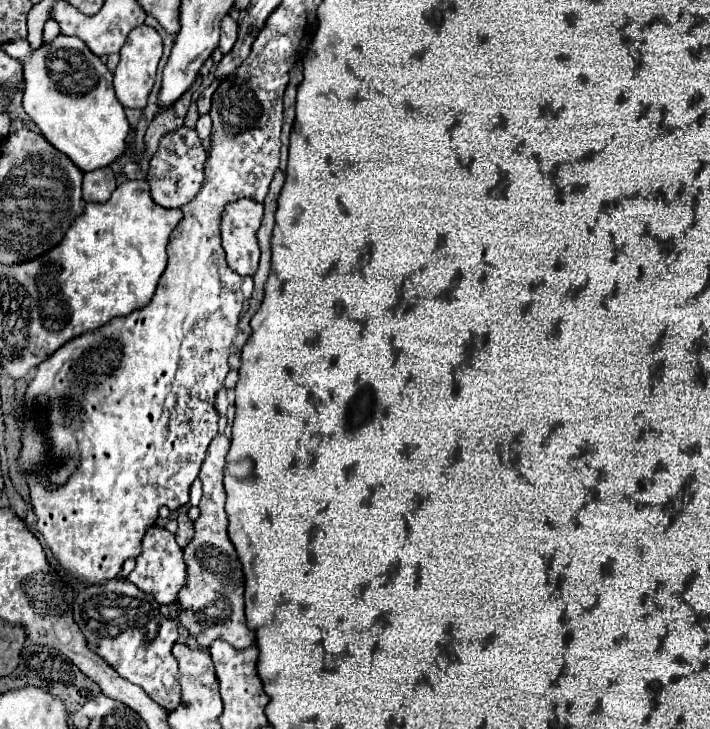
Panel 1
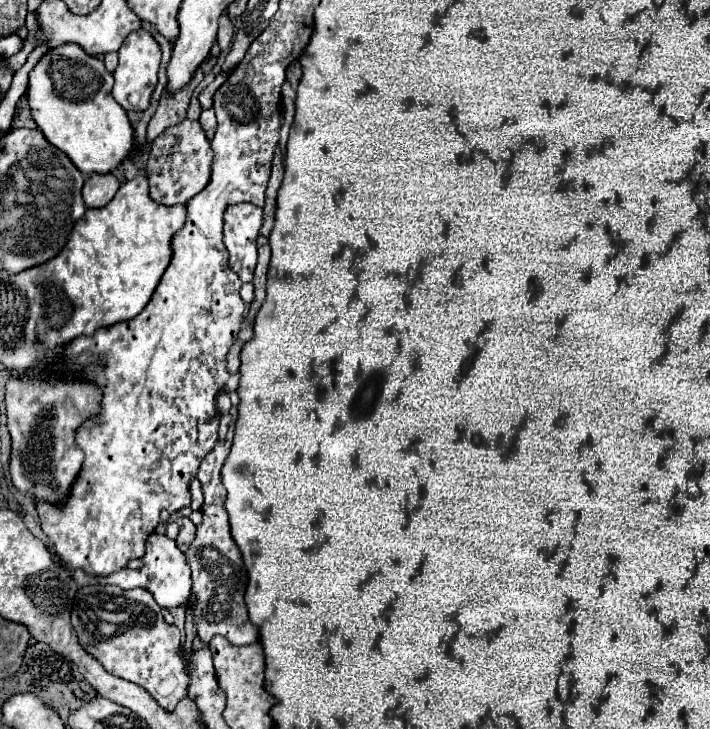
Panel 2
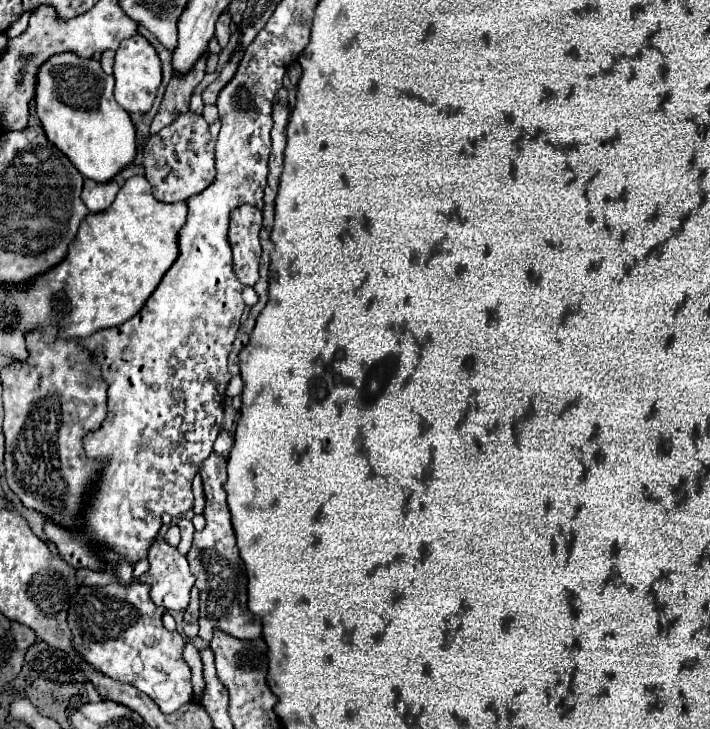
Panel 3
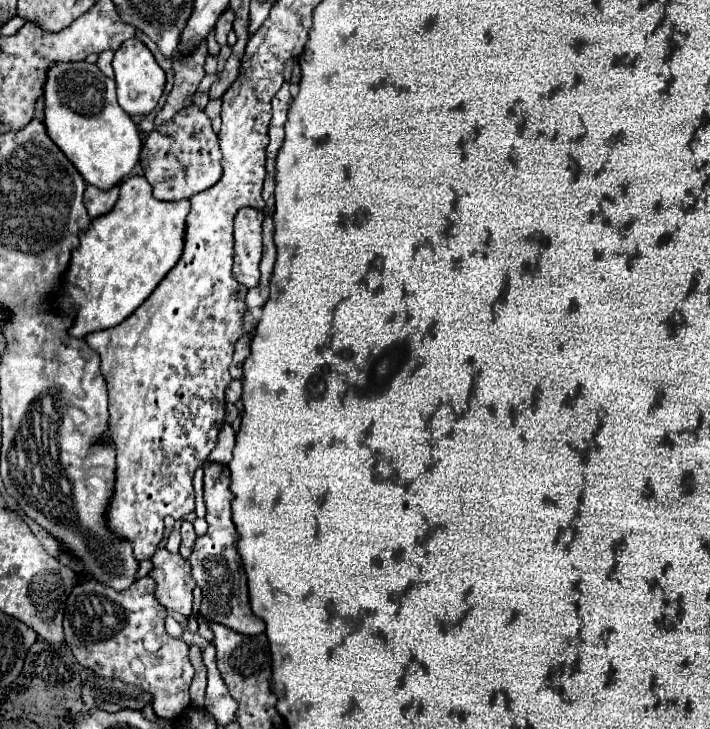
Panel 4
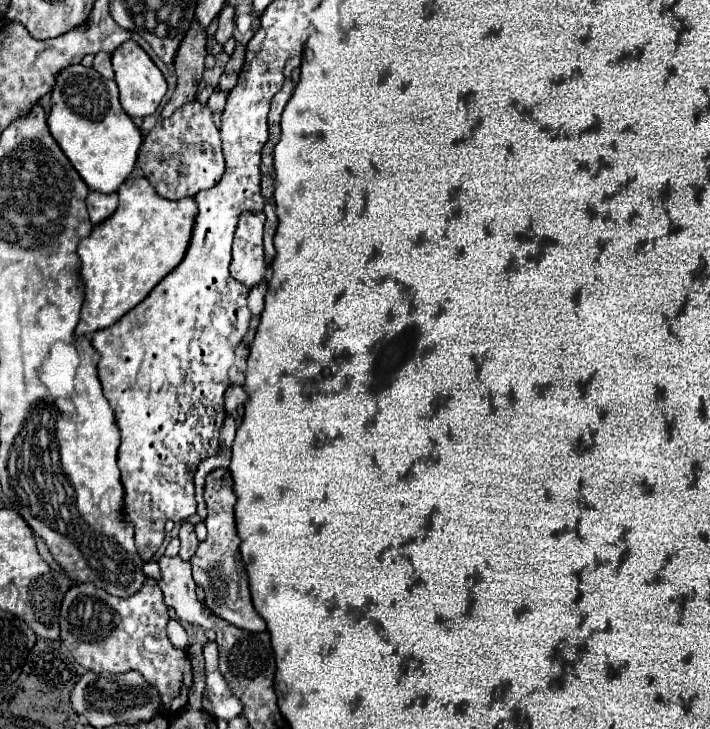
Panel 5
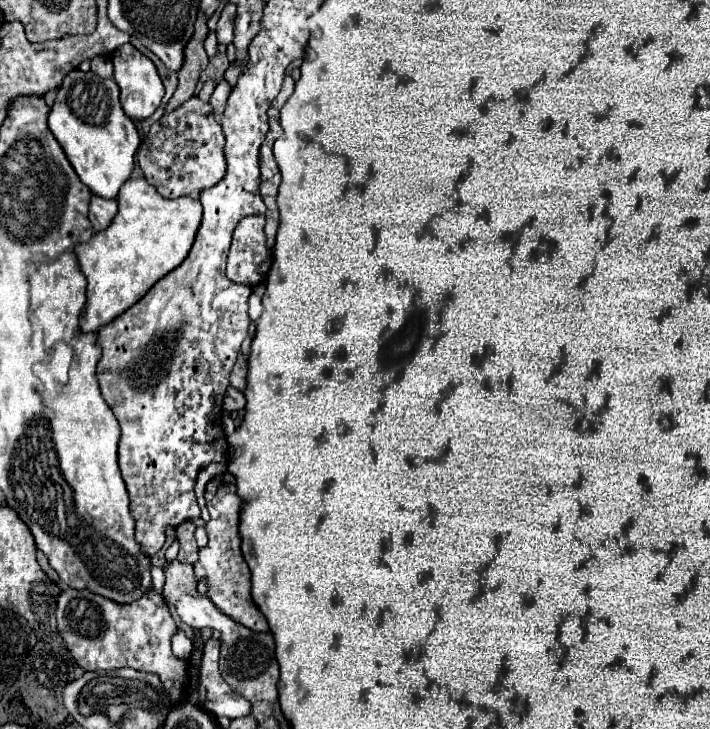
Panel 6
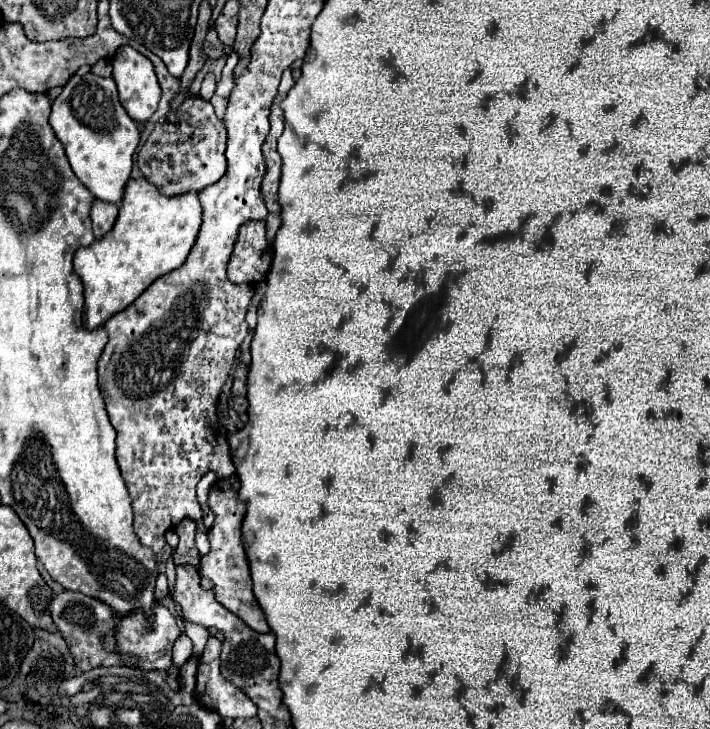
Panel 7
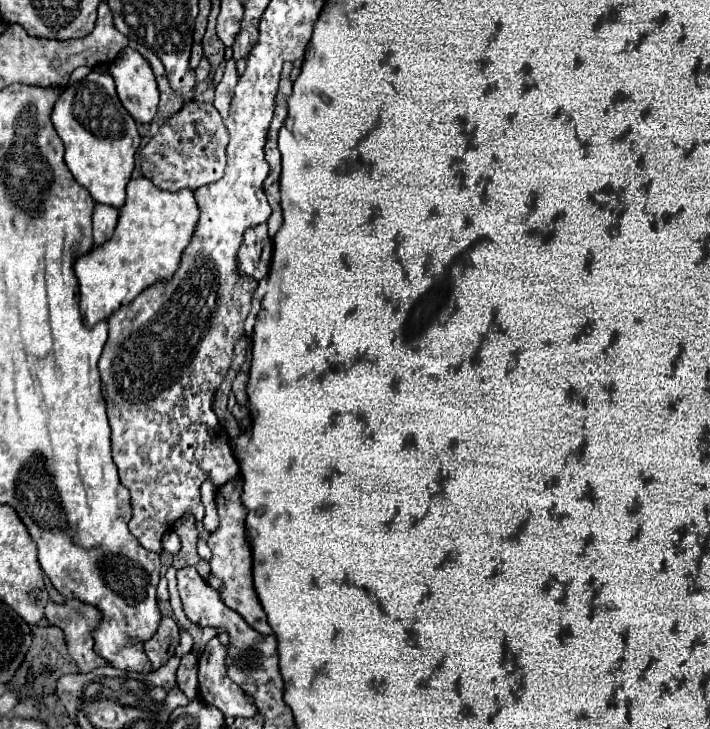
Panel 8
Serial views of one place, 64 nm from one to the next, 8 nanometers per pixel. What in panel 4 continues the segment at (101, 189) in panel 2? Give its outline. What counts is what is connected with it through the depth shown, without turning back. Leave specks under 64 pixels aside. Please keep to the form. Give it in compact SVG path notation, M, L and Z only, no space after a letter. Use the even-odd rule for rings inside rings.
M88 184L84 190L84 204L88 208L90 218L96 218L96 216L110 212L116 198L118 198L118 186L110 188L110 190L100 190L100 188Z

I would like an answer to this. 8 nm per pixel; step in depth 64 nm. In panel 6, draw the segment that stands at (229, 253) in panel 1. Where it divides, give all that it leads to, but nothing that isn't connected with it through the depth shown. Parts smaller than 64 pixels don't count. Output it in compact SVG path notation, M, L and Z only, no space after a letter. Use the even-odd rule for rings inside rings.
M246 216L234 230L234 240L228 256L226 276L232 282L256 286L260 284L272 264L272 254L266 248L264 216Z

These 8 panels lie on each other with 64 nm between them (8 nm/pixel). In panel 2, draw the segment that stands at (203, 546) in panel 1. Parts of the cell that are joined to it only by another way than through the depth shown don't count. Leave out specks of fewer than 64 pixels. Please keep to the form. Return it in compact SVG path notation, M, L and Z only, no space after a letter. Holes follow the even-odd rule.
M216 442L216 446L206 454L206 458L200 464L200 472L198 472L198 480L202 482L202 490L204 490L204 504L202 504L202 524L198 524L196 528L196 538L190 544L188 552L186 552L186 562L192 568L192 594L194 594L194 604L192 604L192 616L194 616L194 624L198 630L198 636L204 644L210 642L212 636L222 634L224 638L228 638L228 642L232 642L234 646L244 646L244 644L252 644L258 640L258 628L248 620L246 614L246 604L244 604L244 590L246 590L246 570L242 564L242 556L240 550L236 548L232 536L230 536L230 524L228 524L228 512L224 508L224 500L226 500L226 488L222 486L222 466L224 460L230 452L230 442Z

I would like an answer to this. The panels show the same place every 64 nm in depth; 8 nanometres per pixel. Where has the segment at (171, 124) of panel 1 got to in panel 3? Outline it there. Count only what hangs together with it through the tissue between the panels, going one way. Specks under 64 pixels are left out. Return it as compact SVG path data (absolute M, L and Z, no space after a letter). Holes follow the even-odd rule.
M202 56L198 60L198 64L194 64L194 68L186 76L176 76L176 74L172 76L172 80L170 80L166 92L164 92L160 110L158 110L158 114L152 120L152 126L150 126L150 134L152 136L156 132L160 132L162 128L170 126L180 114L188 112L190 96L192 96L194 88L204 78L204 66L206 66L206 56Z

